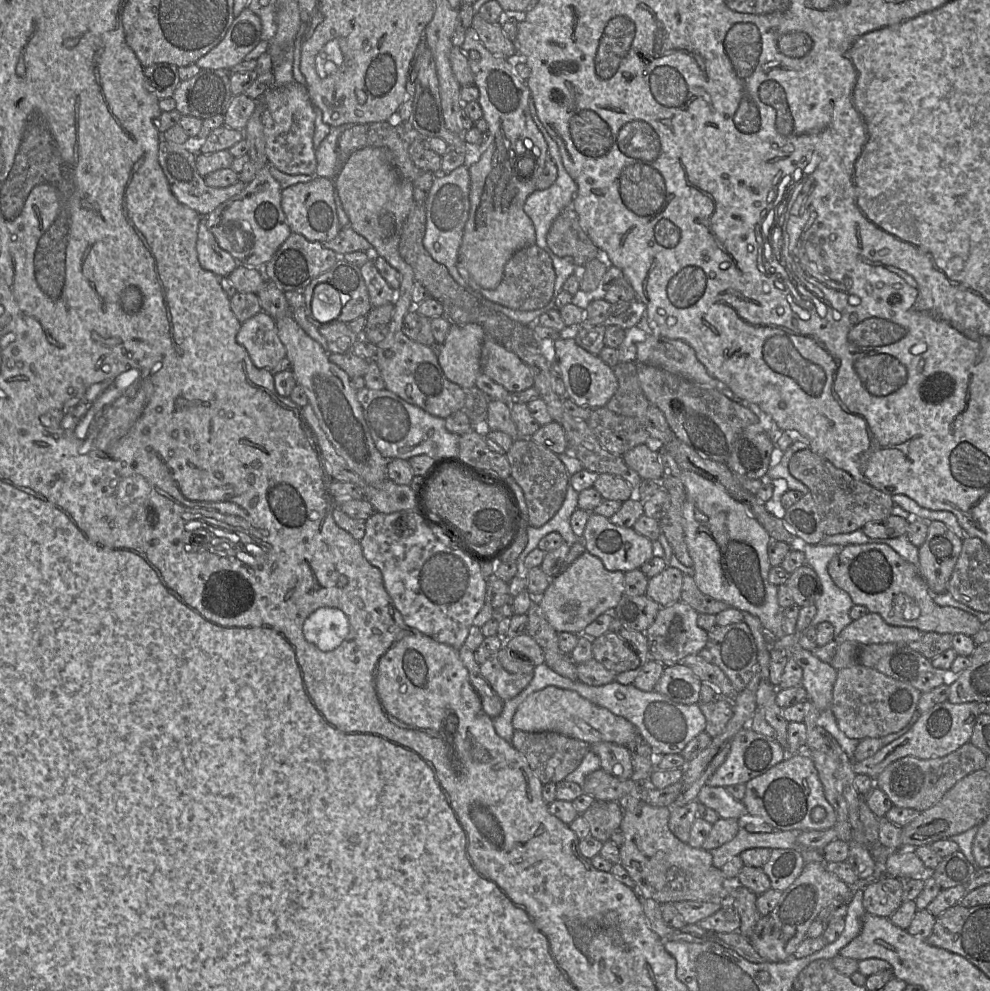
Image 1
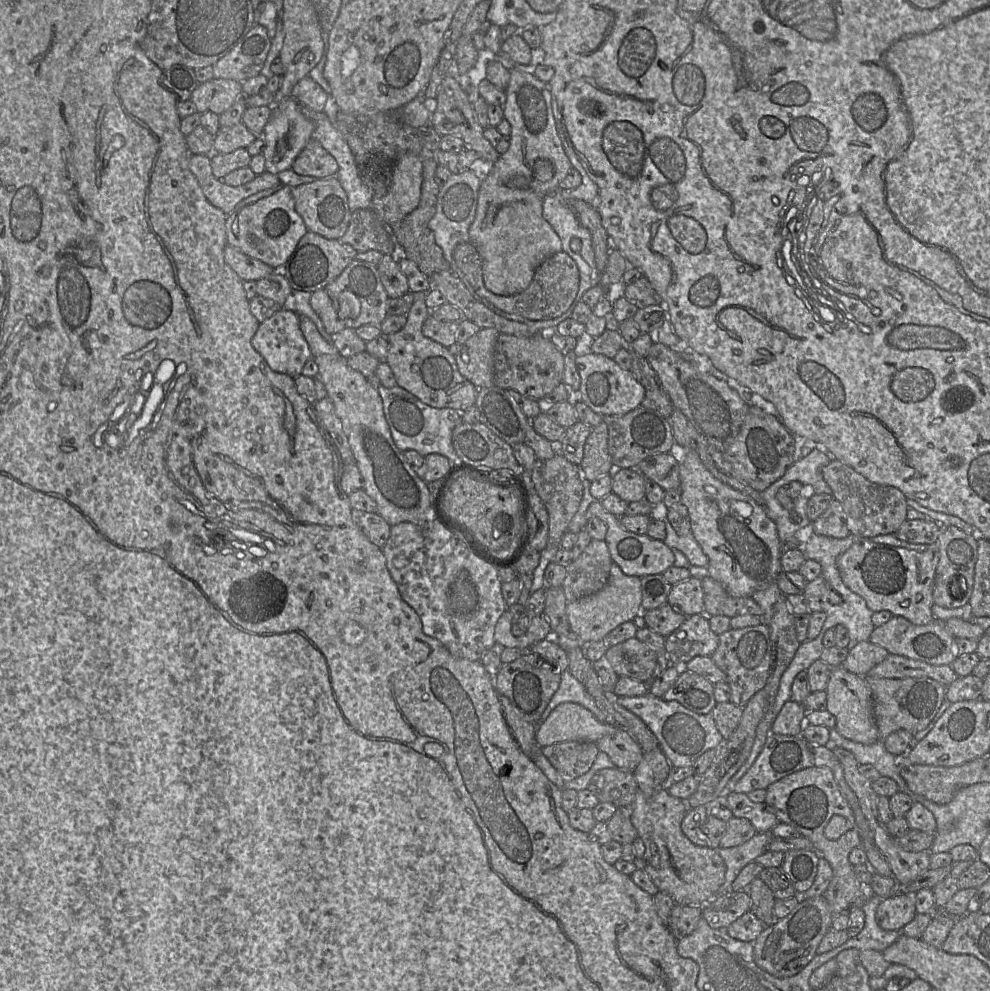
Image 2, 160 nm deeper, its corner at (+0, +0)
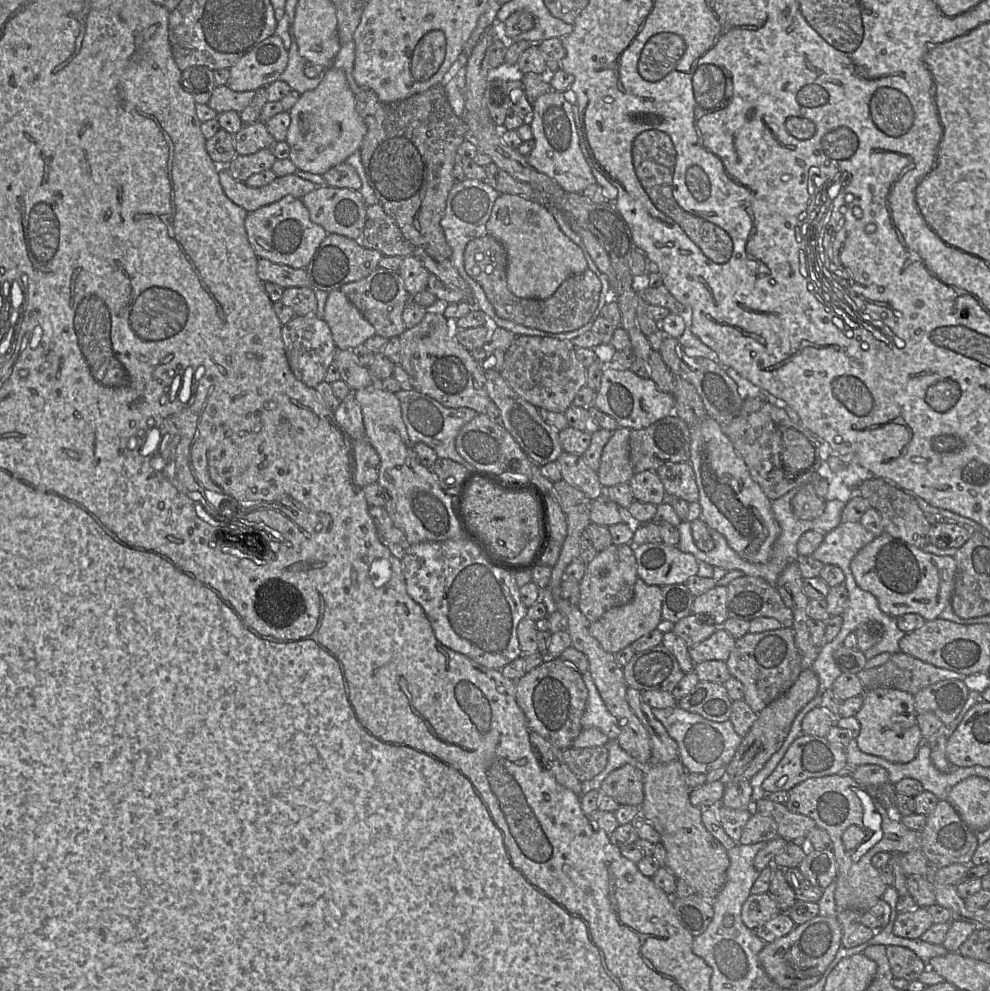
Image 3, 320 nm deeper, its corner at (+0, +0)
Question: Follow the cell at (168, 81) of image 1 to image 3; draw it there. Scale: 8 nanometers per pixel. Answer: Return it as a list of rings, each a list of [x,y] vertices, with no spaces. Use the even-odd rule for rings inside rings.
[[[192,66],[181,75],[181,85],[197,104],[208,104],[216,85],[214,70],[205,66]]]

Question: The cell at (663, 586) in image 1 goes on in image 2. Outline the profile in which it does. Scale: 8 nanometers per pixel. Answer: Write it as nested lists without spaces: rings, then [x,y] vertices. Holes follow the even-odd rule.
[[[691,576],[683,582],[672,585],[667,605],[685,617],[704,614],[704,594],[701,580]]]

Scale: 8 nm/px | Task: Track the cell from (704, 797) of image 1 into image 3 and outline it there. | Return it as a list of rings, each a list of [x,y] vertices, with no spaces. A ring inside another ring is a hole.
[[[766,799],[751,801],[750,811],[753,814],[772,817],[777,823],[777,834],[787,842],[804,843],[808,833],[816,828],[811,818],[791,812],[785,804],[775,803]]]

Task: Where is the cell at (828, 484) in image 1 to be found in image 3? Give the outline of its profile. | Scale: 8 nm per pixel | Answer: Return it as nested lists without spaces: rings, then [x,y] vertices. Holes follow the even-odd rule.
[[[877,477],[863,481],[857,489],[859,490],[857,497],[867,499],[871,508],[879,512],[882,521],[882,534],[900,538],[918,546],[930,544],[928,541],[928,532],[932,524],[927,521],[925,513],[916,503],[915,494],[906,492],[890,484],[890,482]]]

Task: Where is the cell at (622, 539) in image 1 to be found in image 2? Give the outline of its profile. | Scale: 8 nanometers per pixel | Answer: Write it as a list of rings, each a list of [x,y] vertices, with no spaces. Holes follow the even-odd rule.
[[[595,500],[588,507],[588,519],[591,518],[598,518],[606,524],[607,533],[604,541],[607,544],[612,562],[618,565],[624,574],[639,578],[660,575],[674,566],[675,556],[671,548],[663,541],[625,530],[619,523],[619,517],[607,512],[599,500]]]

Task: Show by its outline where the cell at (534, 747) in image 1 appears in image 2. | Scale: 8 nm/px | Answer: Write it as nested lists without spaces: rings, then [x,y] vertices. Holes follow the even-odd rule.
[[[559,742],[540,748],[565,783],[587,773],[600,752],[594,742]]]

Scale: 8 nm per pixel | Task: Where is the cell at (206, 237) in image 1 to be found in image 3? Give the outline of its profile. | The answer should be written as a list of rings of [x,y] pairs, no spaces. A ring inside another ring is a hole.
[[[258,258],[258,275],[264,283],[274,283],[284,289],[291,287],[310,288],[310,282],[305,269],[273,263],[267,259]]]

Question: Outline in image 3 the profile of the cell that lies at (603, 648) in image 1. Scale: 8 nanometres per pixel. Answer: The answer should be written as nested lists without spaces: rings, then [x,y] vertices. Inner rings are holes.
[[[661,644],[637,652],[623,667],[628,687],[672,692],[684,676],[674,654]]]

